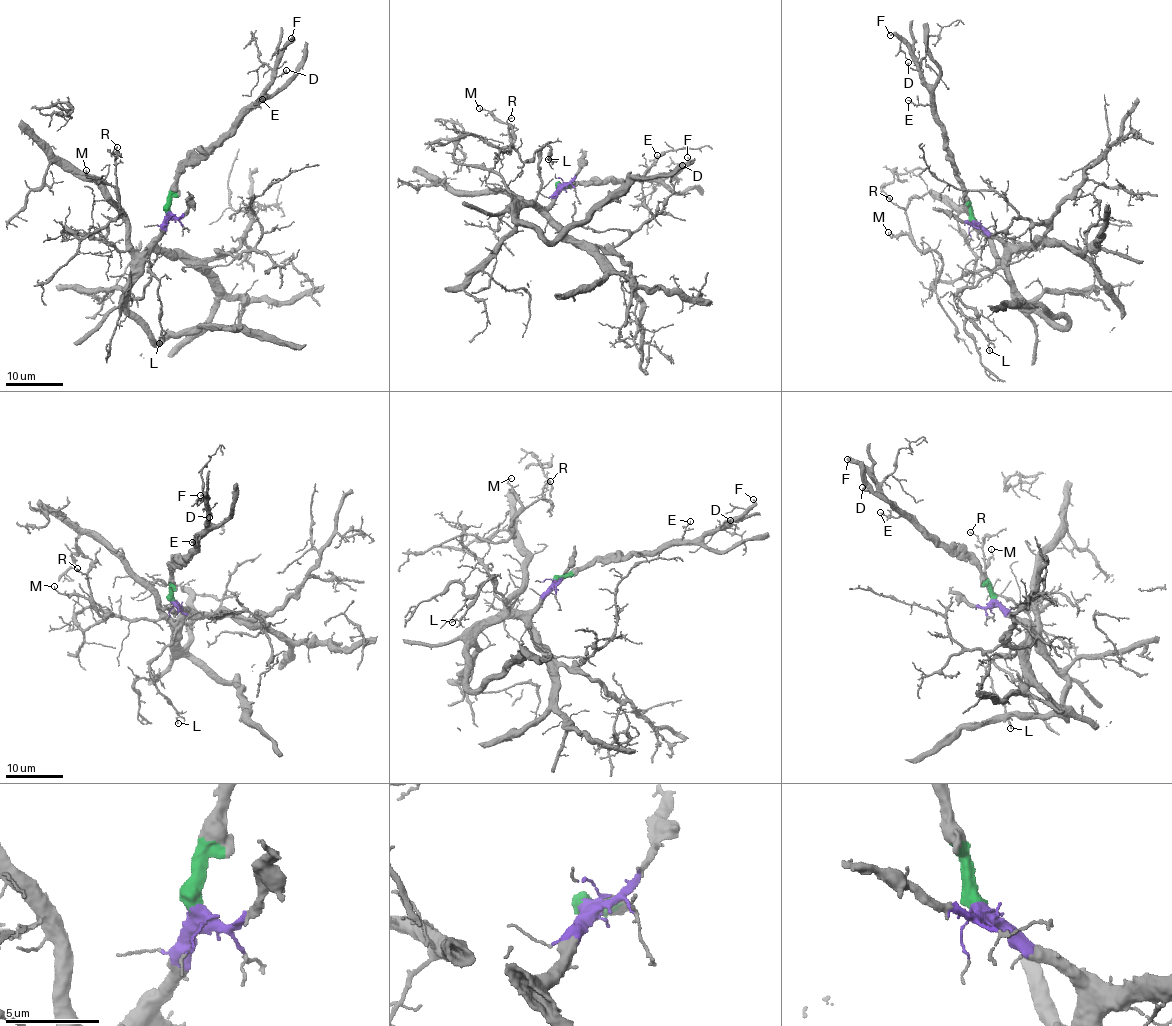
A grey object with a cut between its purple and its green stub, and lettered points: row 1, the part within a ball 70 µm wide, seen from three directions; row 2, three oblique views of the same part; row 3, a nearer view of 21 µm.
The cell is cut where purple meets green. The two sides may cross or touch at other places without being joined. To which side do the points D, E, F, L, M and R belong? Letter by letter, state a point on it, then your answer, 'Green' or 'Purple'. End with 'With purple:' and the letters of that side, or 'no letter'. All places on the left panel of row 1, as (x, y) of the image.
D: Place: (286, 70). Green
E: Place: (262, 99). Green
F: Place: (291, 38). Green
L: Place: (159, 343). Purple
M: Place: (86, 170). Purple
R: Place: (117, 147). Purple
With purple: L, M, R

